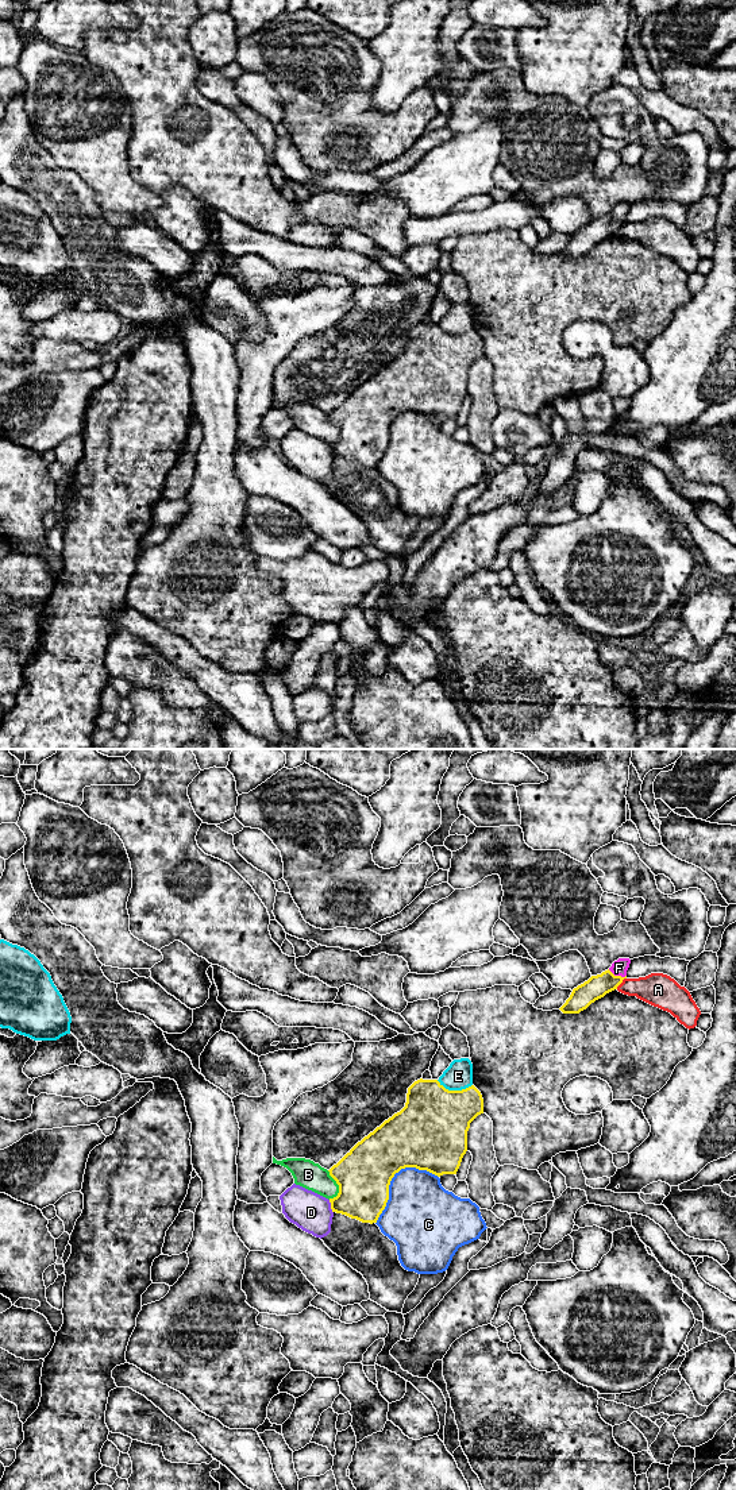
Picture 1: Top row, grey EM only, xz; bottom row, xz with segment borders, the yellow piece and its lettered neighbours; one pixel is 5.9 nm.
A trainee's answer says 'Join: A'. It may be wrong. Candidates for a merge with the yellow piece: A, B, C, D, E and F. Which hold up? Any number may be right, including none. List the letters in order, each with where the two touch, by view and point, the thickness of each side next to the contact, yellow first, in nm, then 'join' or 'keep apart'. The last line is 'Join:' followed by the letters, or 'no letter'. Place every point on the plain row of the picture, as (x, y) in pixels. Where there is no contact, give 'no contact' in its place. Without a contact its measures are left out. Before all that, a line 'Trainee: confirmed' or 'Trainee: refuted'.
Trainee: refuted
A: xz (621, 226) | 140/200 nm | keep apart
B: xz (338, 428) | 320/160 nm | keep apart
C: xz (393, 420) | 360/380 nm | keep apart
D: xz (331, 451) | 320/240 nm | keep apart
E: xz (454, 335) | 420/170 nm | keep apart
F: xz (617, 220) | 140/100 nm | keep apart
Join: no letter

